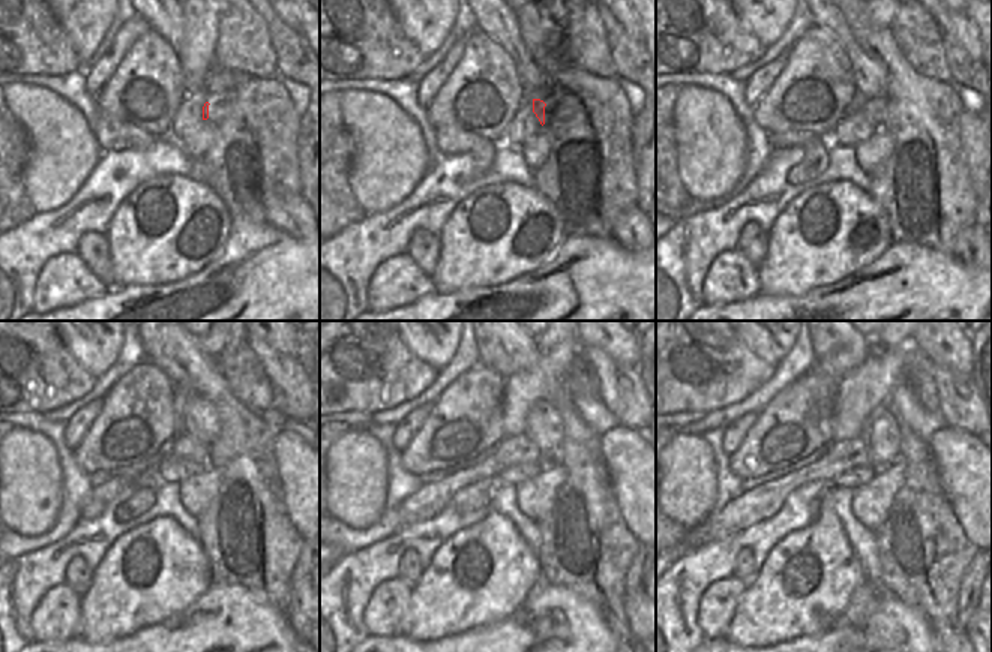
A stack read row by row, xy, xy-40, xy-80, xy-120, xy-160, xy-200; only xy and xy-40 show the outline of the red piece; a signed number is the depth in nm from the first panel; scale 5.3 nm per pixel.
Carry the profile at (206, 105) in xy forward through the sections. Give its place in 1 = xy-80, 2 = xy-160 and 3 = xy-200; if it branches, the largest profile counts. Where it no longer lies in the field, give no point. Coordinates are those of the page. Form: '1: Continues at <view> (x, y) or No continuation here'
1: Continues at xy-80 (871, 108)
2: Continues at xy-160 (431, 499)
3: Continues at xy-200 (763, 502)

